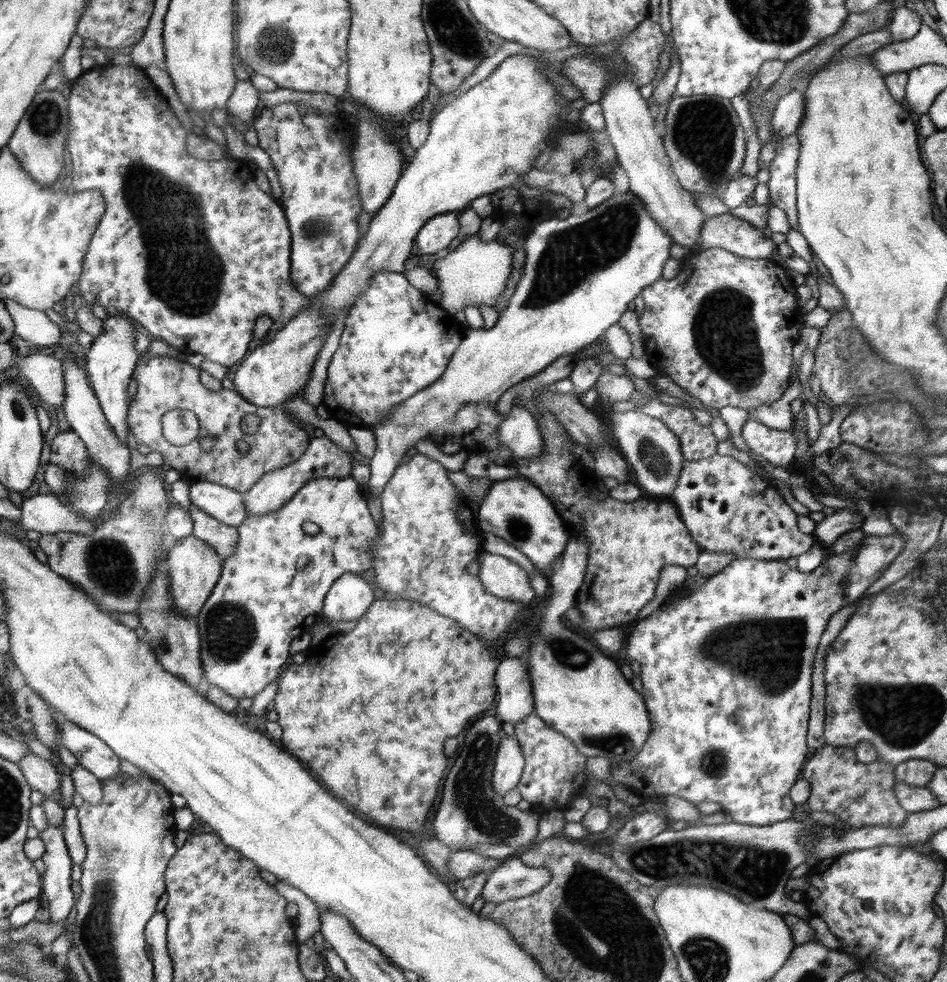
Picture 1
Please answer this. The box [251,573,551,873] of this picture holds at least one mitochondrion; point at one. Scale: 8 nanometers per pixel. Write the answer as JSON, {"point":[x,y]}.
{"point":[469,794]}

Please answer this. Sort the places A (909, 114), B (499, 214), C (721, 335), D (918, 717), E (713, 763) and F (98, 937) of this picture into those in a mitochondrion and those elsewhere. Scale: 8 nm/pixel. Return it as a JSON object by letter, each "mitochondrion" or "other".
{"A":"other","B":"other","C":"mitochondrion","D":"mitochondrion","E":"mitochondrion","F":"mitochondrion"}

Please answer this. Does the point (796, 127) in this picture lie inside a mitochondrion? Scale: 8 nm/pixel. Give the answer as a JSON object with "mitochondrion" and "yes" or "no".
{"mitochondrion":"no"}

